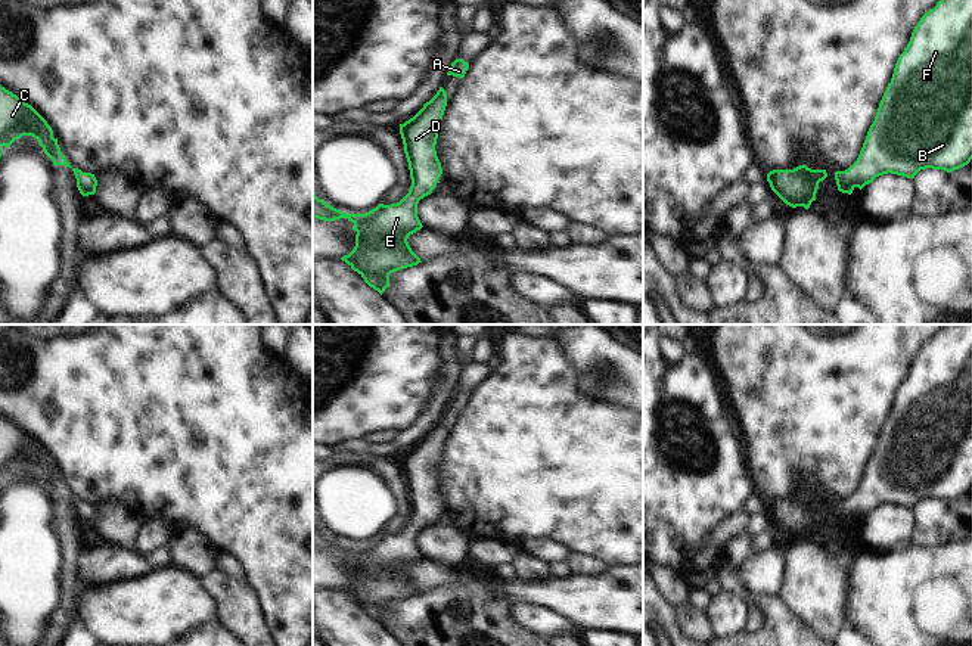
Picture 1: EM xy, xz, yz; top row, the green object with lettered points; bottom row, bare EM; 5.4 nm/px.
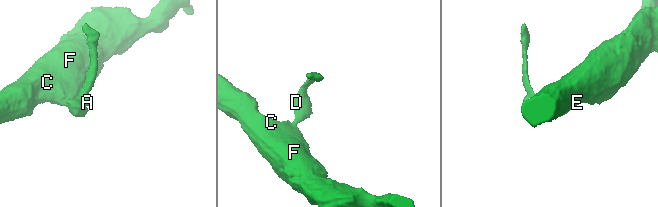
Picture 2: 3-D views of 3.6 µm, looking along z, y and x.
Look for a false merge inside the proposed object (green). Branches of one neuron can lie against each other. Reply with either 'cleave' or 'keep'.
keep

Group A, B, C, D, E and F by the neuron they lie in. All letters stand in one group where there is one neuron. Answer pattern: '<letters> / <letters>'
A B C D E F

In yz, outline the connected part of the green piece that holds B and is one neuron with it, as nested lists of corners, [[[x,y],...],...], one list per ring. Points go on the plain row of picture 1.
[[[947,324],[934,339],[925,344],[919,354],[914,357],[910,372],[904,382],[900,385],[891,413],[888,414],[884,428],[879,434],[873,454],[870,456],[863,478],[857,491],[845,501],[836,501],[835,510],[838,521],[851,525],[855,518],[860,521],[872,513],[876,507],[884,504],[897,504],[907,509],[914,509],[920,500],[944,500],[951,503],[968,496],[972,490],[972,324]]]

